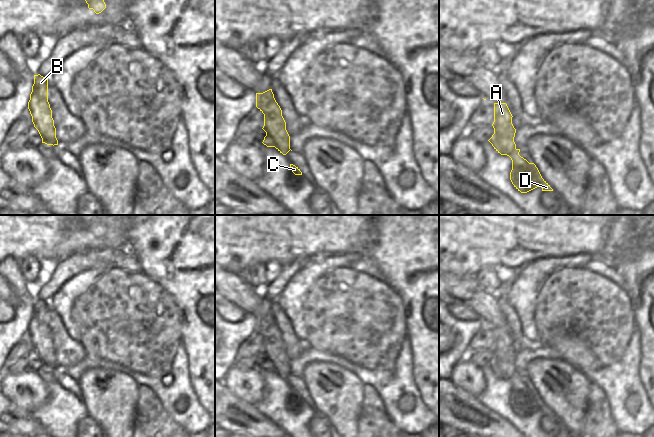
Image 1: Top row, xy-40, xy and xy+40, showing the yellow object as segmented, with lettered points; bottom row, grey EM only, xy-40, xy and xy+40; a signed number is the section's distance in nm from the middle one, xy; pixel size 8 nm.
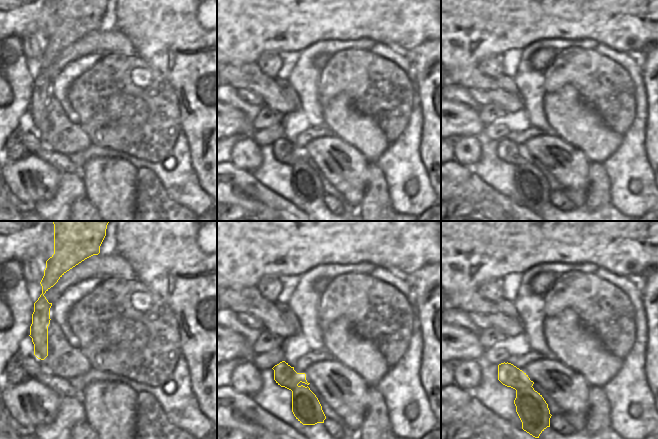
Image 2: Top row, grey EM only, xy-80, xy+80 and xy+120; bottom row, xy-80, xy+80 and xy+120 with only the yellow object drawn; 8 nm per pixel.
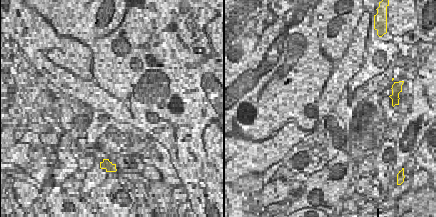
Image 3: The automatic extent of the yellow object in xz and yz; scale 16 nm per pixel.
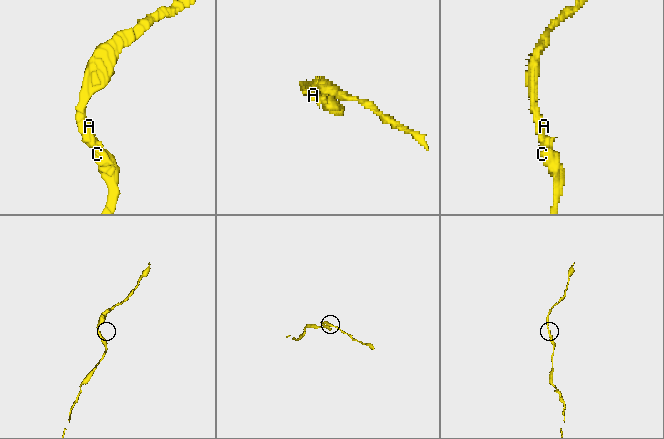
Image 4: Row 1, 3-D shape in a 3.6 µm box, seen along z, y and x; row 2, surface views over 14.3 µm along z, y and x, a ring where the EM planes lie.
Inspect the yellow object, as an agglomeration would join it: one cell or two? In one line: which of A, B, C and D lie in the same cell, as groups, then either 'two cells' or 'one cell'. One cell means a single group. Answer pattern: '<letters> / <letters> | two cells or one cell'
A B C D | one cell

